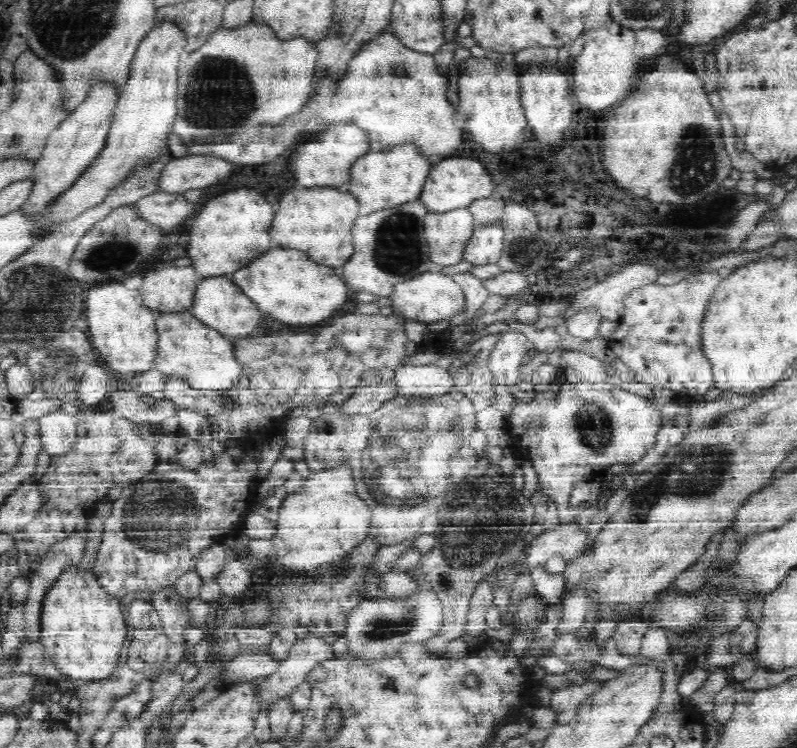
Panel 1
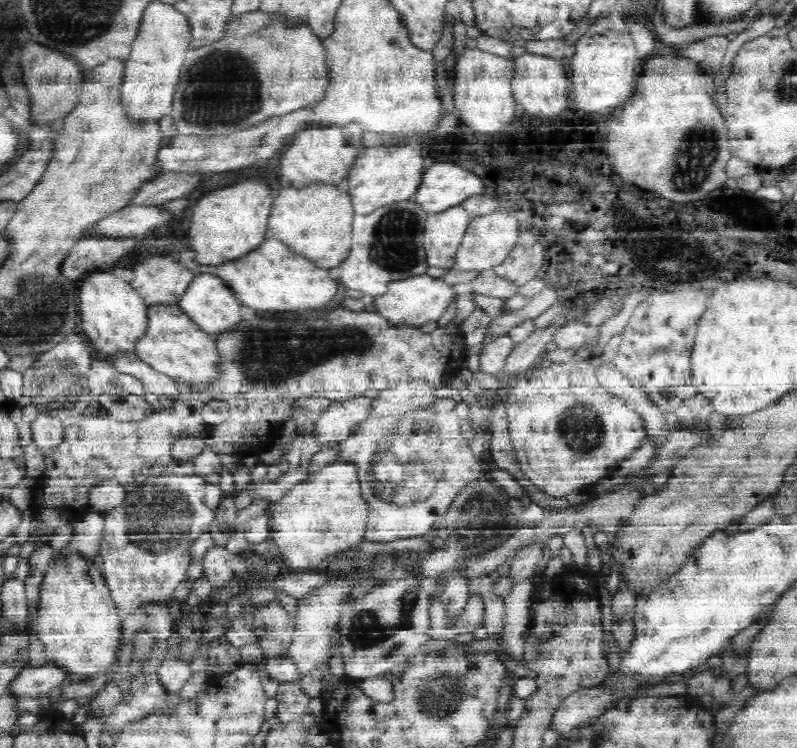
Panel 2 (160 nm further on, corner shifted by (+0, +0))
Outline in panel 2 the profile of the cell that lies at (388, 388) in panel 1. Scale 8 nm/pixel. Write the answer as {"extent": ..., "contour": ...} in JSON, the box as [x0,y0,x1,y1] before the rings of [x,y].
{"extent":[315,394,373,443],"contour":[[[362,394],[342,401],[332,402],[328,412],[315,416],[317,436],[320,443],[329,443],[348,438],[358,424],[371,416],[373,400]]]}

